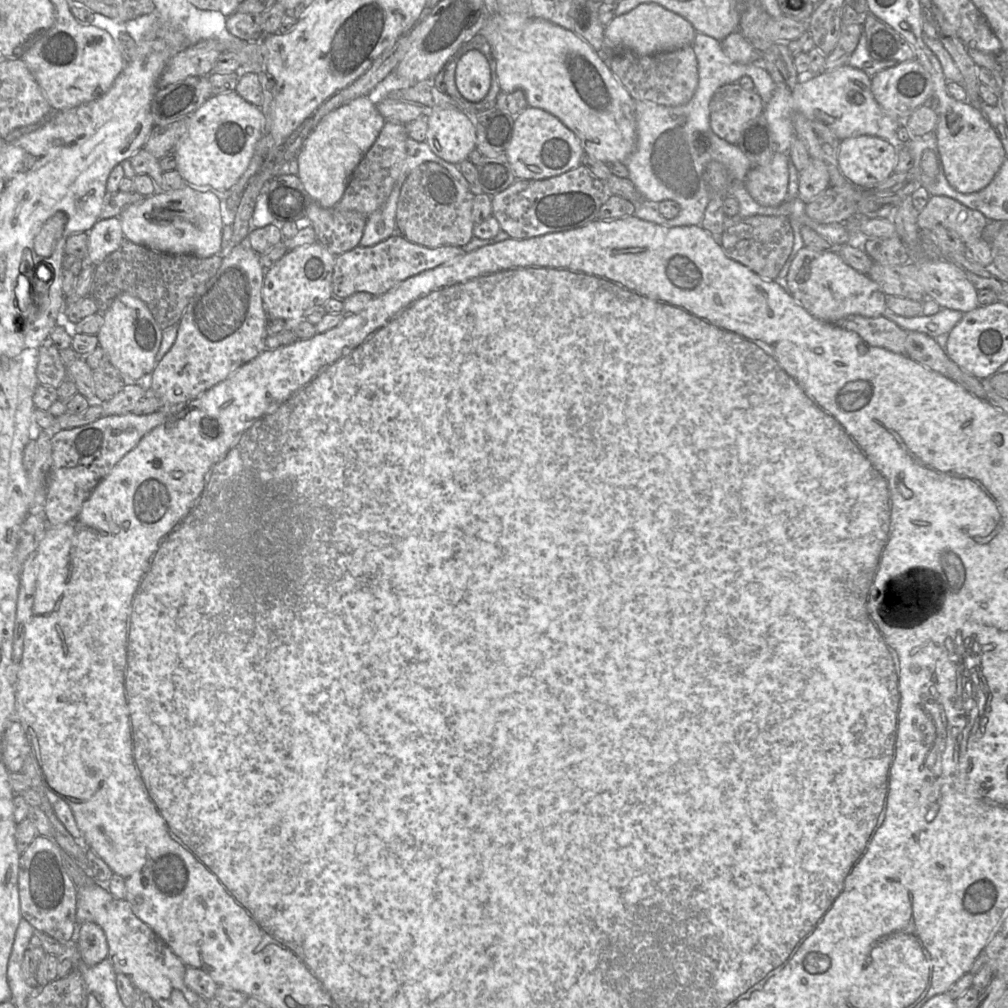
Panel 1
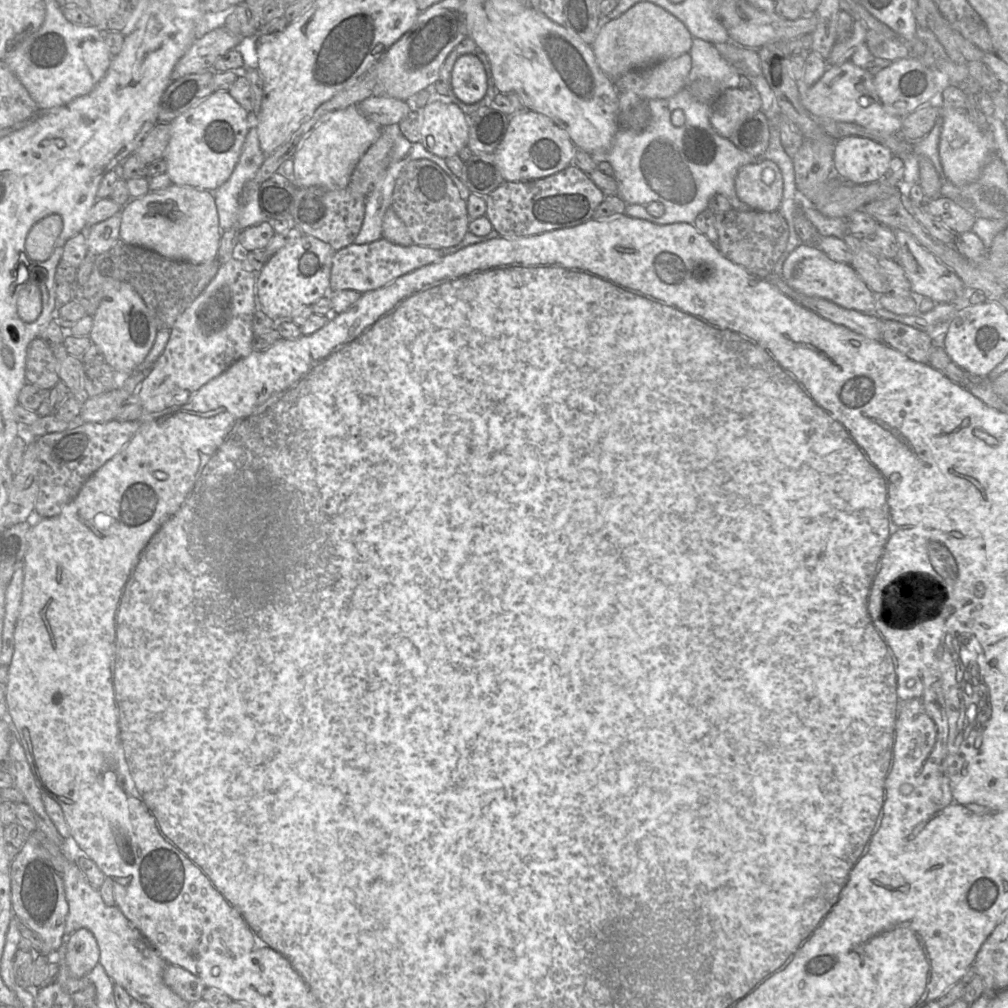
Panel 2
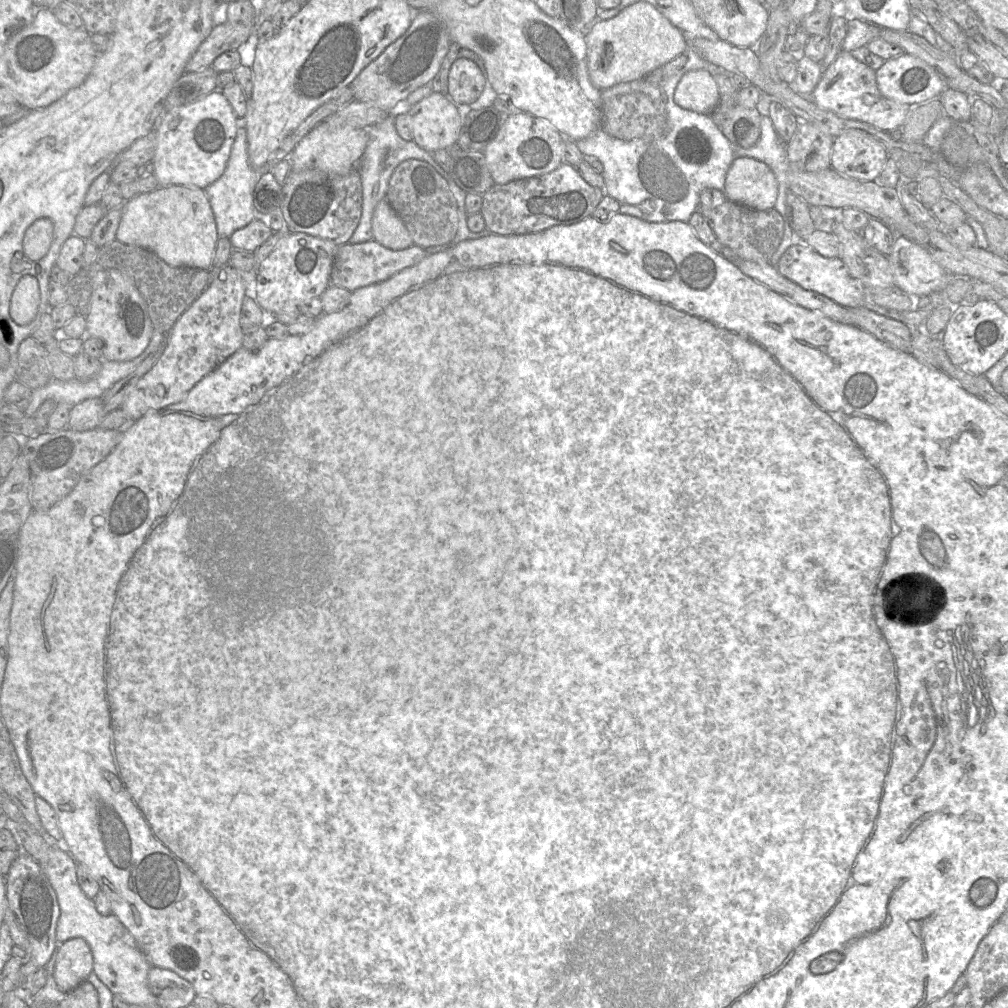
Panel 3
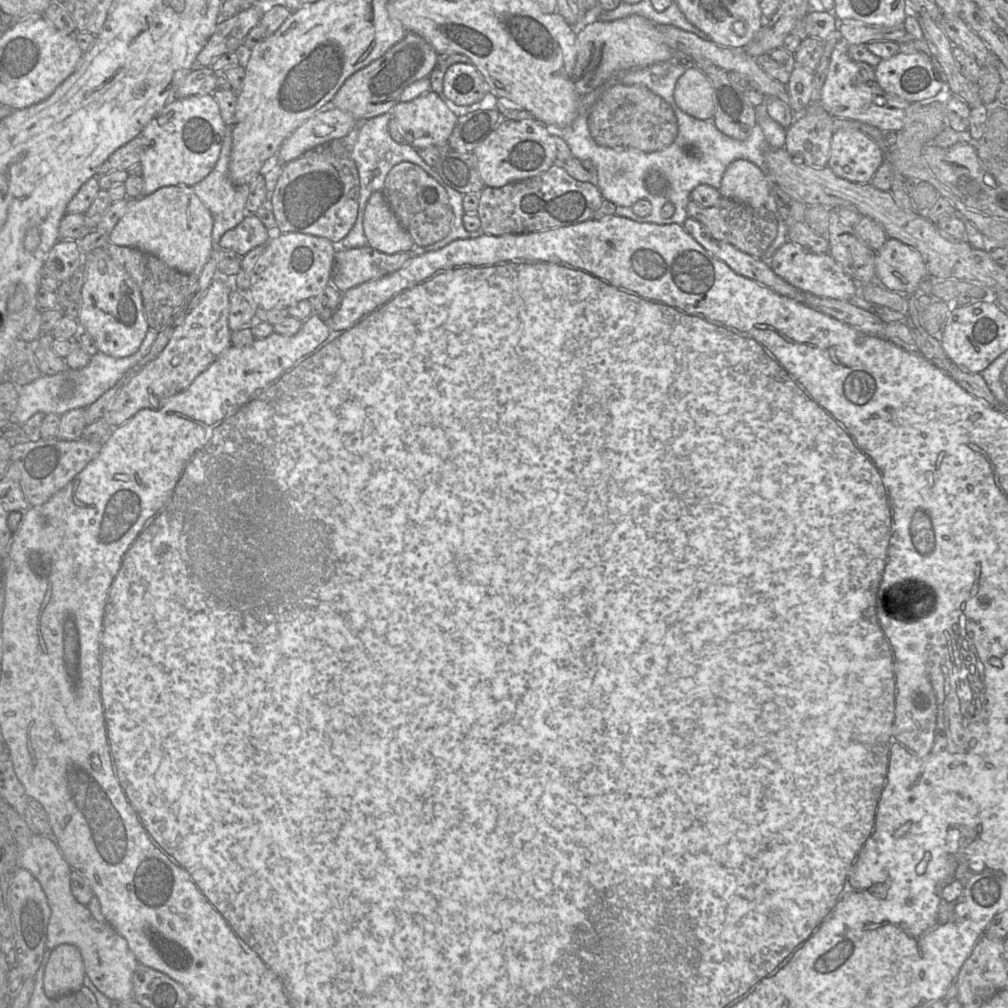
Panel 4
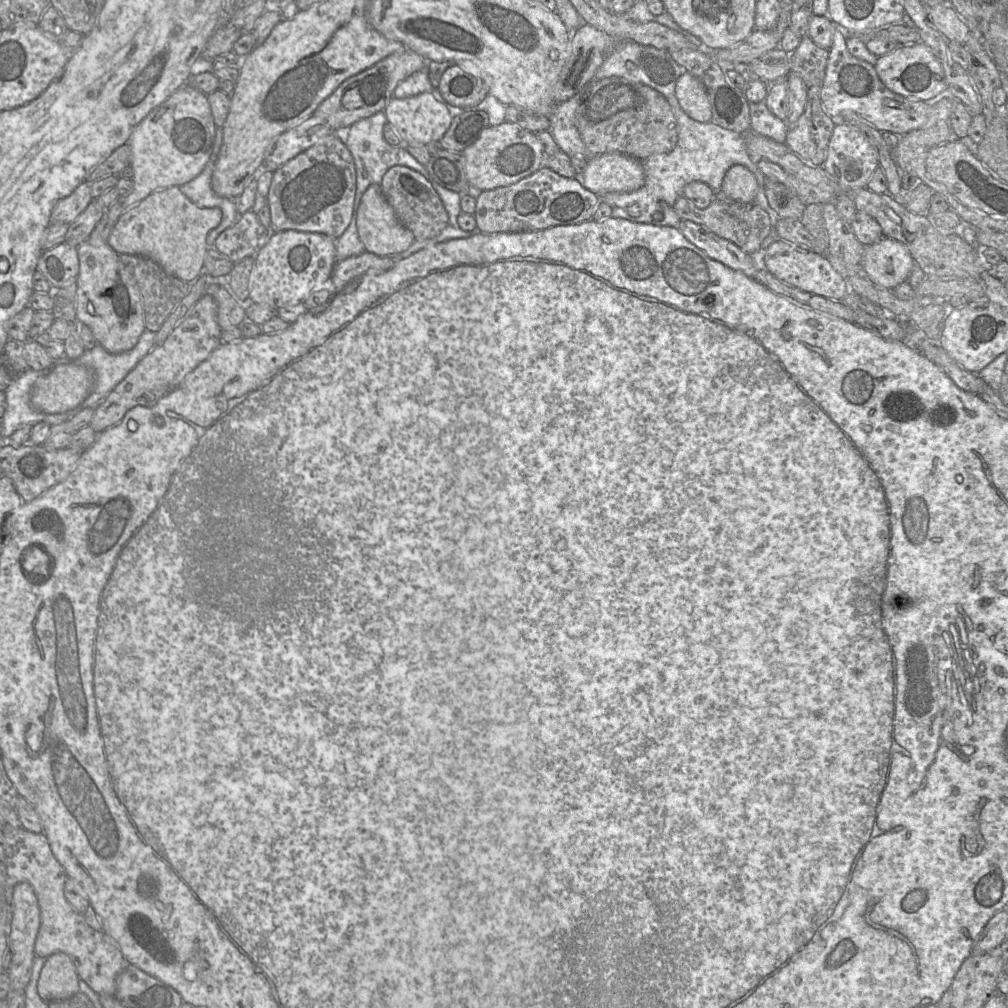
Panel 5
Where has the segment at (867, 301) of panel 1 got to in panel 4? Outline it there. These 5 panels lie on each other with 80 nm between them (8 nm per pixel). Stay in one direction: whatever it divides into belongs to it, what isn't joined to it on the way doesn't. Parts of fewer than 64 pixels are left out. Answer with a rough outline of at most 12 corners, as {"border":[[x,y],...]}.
{"border":[[789,240],[770,267],[803,295],[854,301],[859,284],[829,254]]}

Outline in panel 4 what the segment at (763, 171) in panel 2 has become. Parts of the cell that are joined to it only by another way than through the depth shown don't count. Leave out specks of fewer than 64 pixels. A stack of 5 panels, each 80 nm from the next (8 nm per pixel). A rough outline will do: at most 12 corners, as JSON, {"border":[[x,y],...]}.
{"border":[[755,164],[728,165],[721,197],[757,208],[773,186]]}

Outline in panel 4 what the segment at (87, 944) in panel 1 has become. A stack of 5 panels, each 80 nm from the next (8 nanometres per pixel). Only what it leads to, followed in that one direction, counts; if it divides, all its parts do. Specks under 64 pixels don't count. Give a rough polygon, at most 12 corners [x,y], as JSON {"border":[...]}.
{"border":[[80,950],[50,952],[43,989],[50,999],[77,992],[86,976]]}

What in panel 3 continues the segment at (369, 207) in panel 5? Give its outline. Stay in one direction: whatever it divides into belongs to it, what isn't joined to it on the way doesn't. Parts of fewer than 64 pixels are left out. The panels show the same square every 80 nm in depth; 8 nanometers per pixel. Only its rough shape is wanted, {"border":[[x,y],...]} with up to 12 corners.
{"border":[[386,199],[373,211],[372,240],[394,251],[414,245]]}

